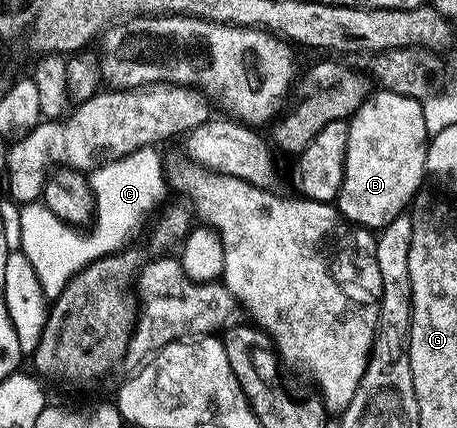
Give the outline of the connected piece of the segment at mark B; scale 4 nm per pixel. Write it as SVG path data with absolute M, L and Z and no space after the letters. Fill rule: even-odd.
M378 89L366 98L364 105L360 105L360 109L356 109L356 113L350 116L348 122L350 124L350 128L348 129L348 153L346 154L346 164L344 165L344 181L342 182L342 188L336 200L337 209L346 218L347 223L357 223L358 226L367 229L387 227L397 215L403 214L413 204L414 196L423 190L424 183L422 183L422 178L427 178L428 175L426 170L428 136L424 129L424 113L422 112L421 102L412 97L401 96L399 93Z

